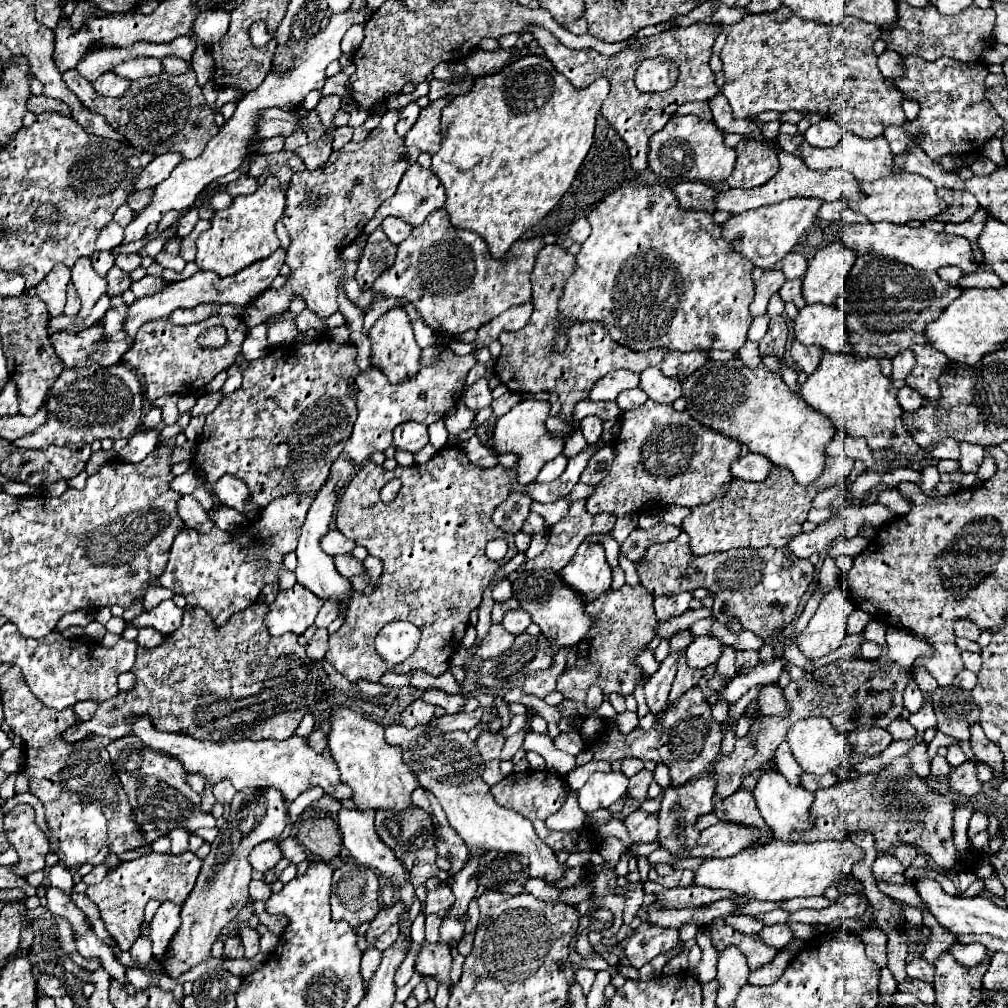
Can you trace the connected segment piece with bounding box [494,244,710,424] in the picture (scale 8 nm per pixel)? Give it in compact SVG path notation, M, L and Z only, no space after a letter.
M548 244L540 250L534 270L532 270L532 300L534 300L534 312L526 326L522 326L516 332L502 332L500 344L502 352L496 358L494 374L500 378L502 384L508 386L508 390L518 394L536 394L536 392L556 392L558 402L562 404L558 416L566 420L568 424L574 422L574 406L580 400L588 400L592 386L606 376L612 370L632 370L640 374L642 370L650 366L658 366L666 376L690 376L698 368L702 368L706 362L710 362L710 356L706 350L692 350L692 352L672 352L672 350L648 350L648 352L634 352L630 348L624 348L616 344L608 328L598 322L584 322L584 324L572 324L568 326L568 348L562 354L552 352L552 340L558 330L558 302L562 296L562 288L566 280L570 278L574 270L576 258L564 250L560 244Z

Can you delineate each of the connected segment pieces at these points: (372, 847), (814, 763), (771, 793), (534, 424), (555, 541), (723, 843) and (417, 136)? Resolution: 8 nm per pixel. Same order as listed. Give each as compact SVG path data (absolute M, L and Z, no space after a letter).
M342 808L338 812L338 828L342 834L342 842L346 844L348 852L352 854L352 858L364 866L370 866L378 872L382 872L396 888L396 902L404 902L406 906L412 906L414 902L414 886L408 880L408 872L404 870L404 866L396 860L396 856L392 854L392 850L376 836L376 828L374 828L374 810L368 812L360 812L360 810L348 810Z
M808 718L808 720L798 720L786 736L786 742L792 748L792 754L796 758L796 762L802 766L804 772L808 774L816 774L822 776L826 772L834 772L836 768L840 768L842 764L848 762L848 758L852 756L852 744L848 744L846 734L836 732L836 728L832 728L832 724L828 724L828 720L824 718Z
M766 772L760 780L758 786L754 790L754 798L758 804L758 810L762 814L762 818L766 820L766 824L770 826L772 834L776 840L782 842L790 842L792 832L804 834L806 830L812 828L812 814L810 814L810 806L814 800L814 794L810 794L806 788L802 786L792 786L788 784L788 780L780 774L780 772Z
M520 400L510 412L506 412L504 416L500 416L496 420L494 426L494 434L492 434L492 454L494 456L502 456L502 454L516 454L518 456L518 474L516 474L516 482L520 486L526 486L530 482L536 480L538 472L542 470L542 466L550 460L554 460L558 454L562 454L564 450L564 442L550 438L544 422L548 418L550 412L550 404L542 402L542 400Z
M574 500L570 502L568 506L568 514L564 516L564 520L560 520L560 524L554 524L550 530L548 530L548 544L546 544L546 550L536 556L534 560L526 560L526 568L528 570L550 570L550 572L560 572L574 556L576 548L592 534L610 534L612 528L614 528L614 522L616 522L616 516L612 514L596 514L592 516L588 510L586 510L586 500Z
M718 822L700 832L700 840L696 848L688 852L688 856L702 856L702 858L728 858L736 856L744 848L756 844L760 832L756 828L740 826L740 824L724 824Z
M452 96L438 98L420 112L416 124L410 128L410 132L404 138L406 146L418 146L422 152L430 152L430 154L436 154L440 150L440 134L438 134L440 112L450 100Z

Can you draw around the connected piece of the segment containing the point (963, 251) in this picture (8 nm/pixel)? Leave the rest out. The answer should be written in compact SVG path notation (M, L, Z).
M866 222L866 224L846 226L838 234L838 238L842 238L858 254L874 252L880 256L902 260L904 264L910 264L918 270L938 270L940 266L952 264L952 266L958 266L964 274L974 274L974 272L980 272L980 268L984 266L980 260L974 258L972 246L966 238L946 234L946 232L934 232L934 230L928 230L924 226L910 228L910 226L896 226L896 224L888 224L888 222L878 222L878 224Z

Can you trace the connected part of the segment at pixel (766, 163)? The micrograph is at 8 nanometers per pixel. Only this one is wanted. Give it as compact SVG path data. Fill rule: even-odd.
M740 140L734 150L738 158L734 172L726 180L730 188L762 186L778 172L778 156L770 146L756 140Z

